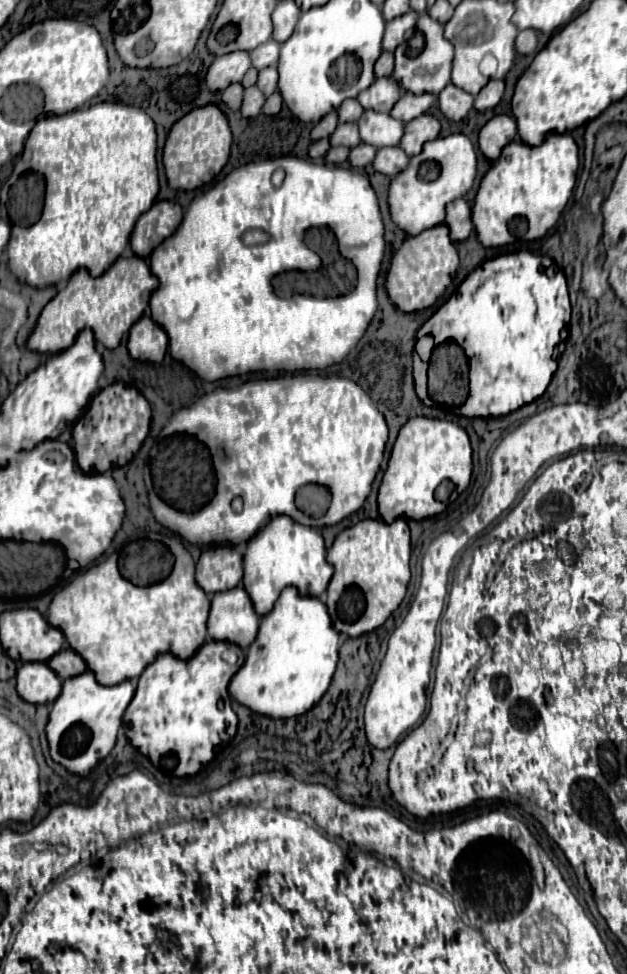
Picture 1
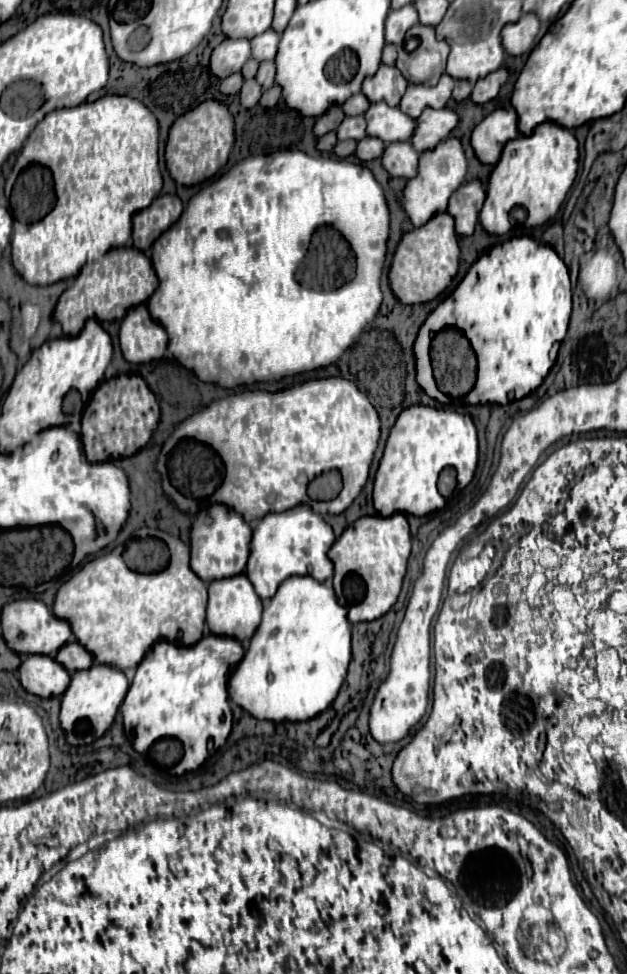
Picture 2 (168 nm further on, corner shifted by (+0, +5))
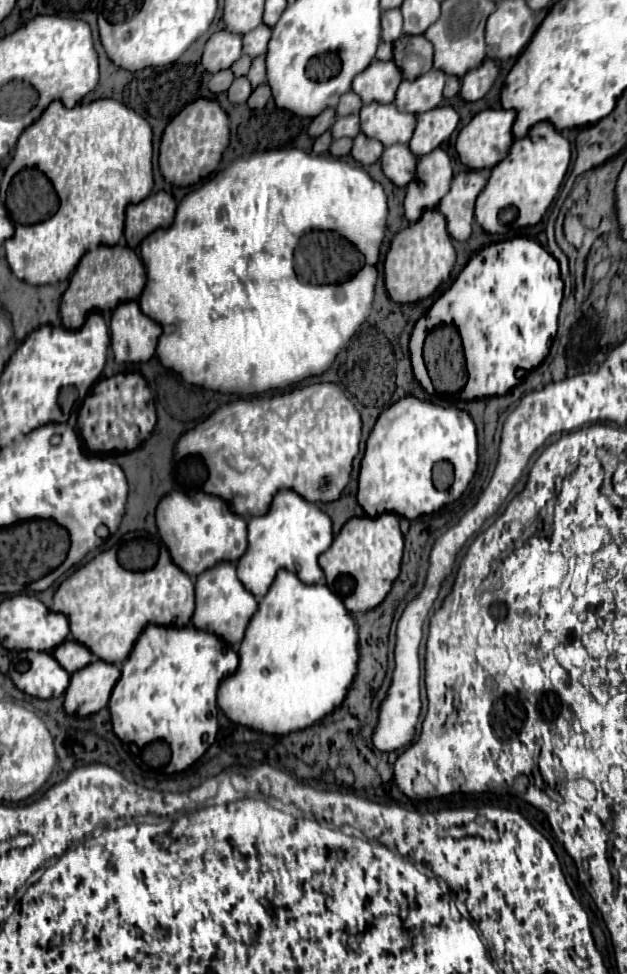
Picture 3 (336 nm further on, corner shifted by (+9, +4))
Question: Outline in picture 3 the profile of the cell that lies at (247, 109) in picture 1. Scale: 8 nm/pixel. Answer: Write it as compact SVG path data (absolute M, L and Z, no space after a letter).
M235 78L235 82L229 88L229 100L233 104L243 104L251 96L251 92L253 92L253 88L247 78Z

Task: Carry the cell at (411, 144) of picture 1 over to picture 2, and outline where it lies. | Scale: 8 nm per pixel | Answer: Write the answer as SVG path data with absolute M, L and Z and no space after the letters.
M426 109L418 117L416 133L410 143L418 153L434 149L440 141L444 141L458 123L458 115L452 109Z

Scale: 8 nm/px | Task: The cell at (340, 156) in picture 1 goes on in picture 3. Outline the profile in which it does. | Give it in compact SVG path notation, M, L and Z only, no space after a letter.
M339 138L339 140L333 140L329 152L335 158L343 158L343 156L347 156L351 152L351 146L353 146L353 140L351 138Z

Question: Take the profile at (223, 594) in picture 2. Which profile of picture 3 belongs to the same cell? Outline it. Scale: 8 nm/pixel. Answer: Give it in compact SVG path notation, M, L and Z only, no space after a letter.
M233 562L215 564L213 568L205 570L201 576L197 576L195 602L197 602L195 614L193 614L195 628L201 628L205 632L213 632L215 636L221 636L229 644L239 644L243 640L245 628L257 610L257 600L239 582Z

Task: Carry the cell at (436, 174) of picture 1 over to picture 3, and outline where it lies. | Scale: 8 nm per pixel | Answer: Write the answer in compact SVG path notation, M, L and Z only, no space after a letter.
M435 148L429 156L417 160L417 176L407 184L405 218L415 224L423 212L437 208L439 200L449 192L453 180L451 158L443 148Z

